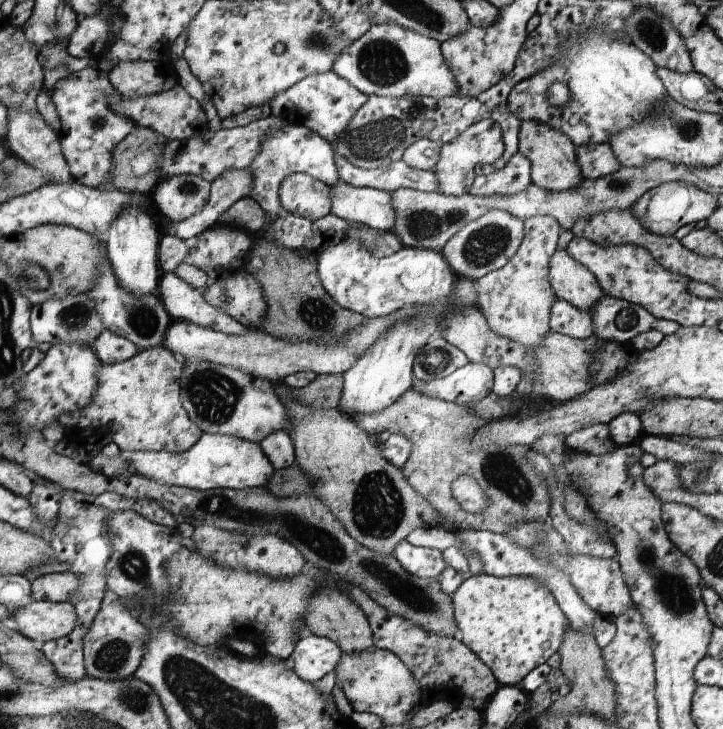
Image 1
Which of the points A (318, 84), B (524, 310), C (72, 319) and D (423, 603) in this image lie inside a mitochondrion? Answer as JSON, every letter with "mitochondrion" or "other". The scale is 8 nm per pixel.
{"A":"other","B":"mitochondrion","C":"mitochondrion","D":"mitochondrion"}

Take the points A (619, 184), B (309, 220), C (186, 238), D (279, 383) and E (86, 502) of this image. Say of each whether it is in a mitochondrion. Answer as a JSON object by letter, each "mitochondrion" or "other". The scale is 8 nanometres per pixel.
{"A":"mitochondrion","B":"other","C":"other","D":"other","E":"other"}

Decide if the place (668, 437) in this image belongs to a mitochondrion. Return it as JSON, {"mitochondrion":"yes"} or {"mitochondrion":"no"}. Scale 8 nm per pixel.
{"mitochondrion":"no"}

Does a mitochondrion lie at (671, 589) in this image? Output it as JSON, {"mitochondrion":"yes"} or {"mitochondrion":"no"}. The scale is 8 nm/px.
{"mitochondrion":"yes"}

